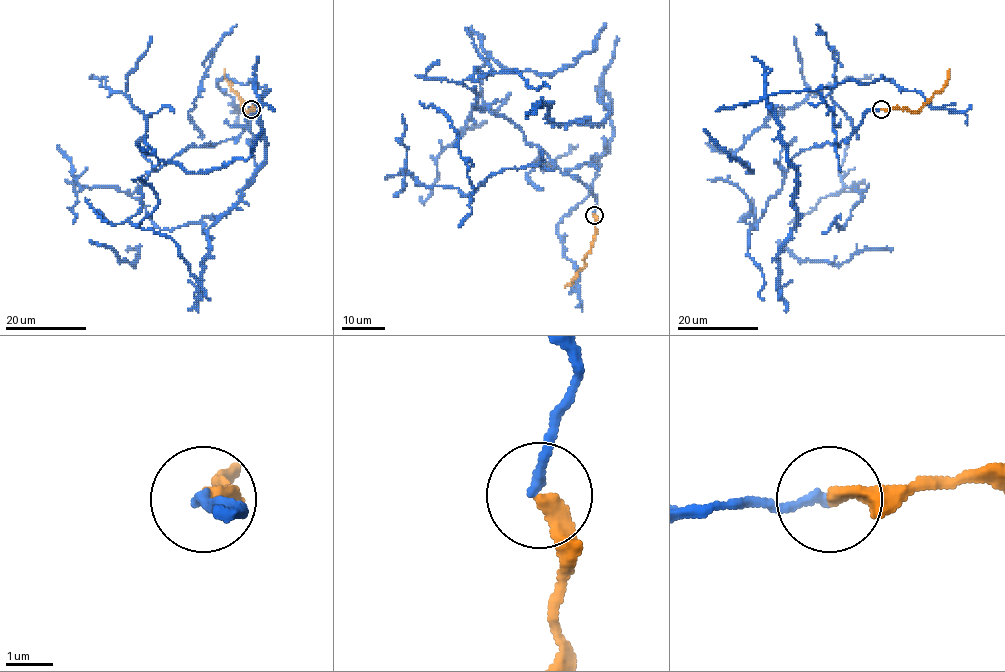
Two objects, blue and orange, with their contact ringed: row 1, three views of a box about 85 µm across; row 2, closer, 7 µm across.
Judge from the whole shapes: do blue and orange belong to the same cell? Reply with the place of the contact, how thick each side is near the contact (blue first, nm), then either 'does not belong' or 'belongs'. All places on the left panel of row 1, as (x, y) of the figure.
at (251, 109); 200 nm thick on the blue side, 320 nm on the other; belongs

